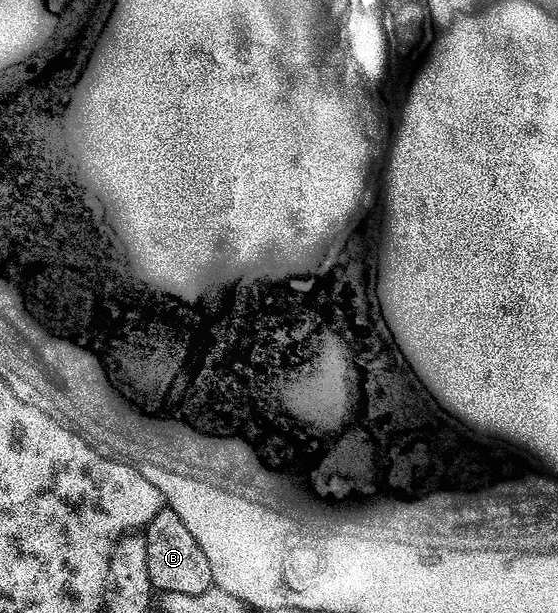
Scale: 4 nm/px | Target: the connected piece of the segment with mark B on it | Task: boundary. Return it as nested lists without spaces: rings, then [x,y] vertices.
[[[164,506],[148,522],[142,533],[145,538],[145,558],[149,566],[149,578],[152,589],[162,594],[205,594],[216,583],[213,570],[209,570],[209,558],[201,546],[197,546],[197,538],[189,534],[189,526],[177,518],[172,508]]]

